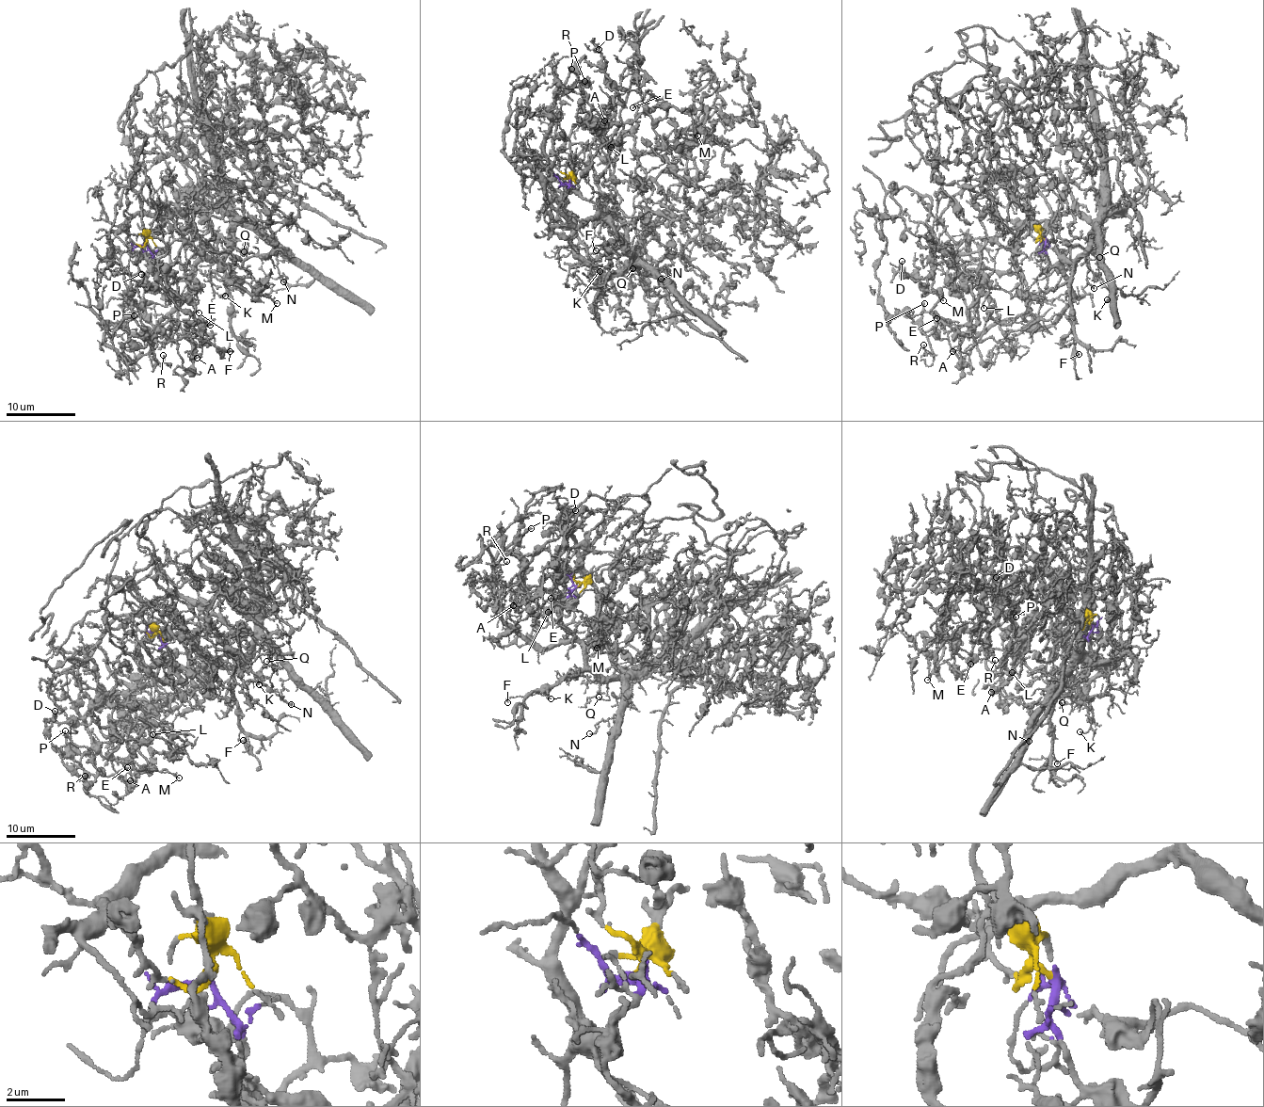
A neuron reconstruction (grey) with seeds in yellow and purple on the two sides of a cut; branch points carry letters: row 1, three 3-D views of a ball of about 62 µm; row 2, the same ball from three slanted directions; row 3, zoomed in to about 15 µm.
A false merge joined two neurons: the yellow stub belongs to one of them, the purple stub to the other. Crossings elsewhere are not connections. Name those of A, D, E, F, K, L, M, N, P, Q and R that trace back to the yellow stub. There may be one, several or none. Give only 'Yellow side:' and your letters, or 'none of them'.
Yellow side: A, D, E, L, M, P, R

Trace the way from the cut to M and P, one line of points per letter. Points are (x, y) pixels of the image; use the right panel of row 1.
M: (1045, 239), (987, 150), (939, 221), (992, 285), (945, 325), (933, 234), (942, 300)
P: (1045, 239), (987, 150), (939, 223), (950, 263), (992, 285), (960, 328), (926, 335), (923, 302)

